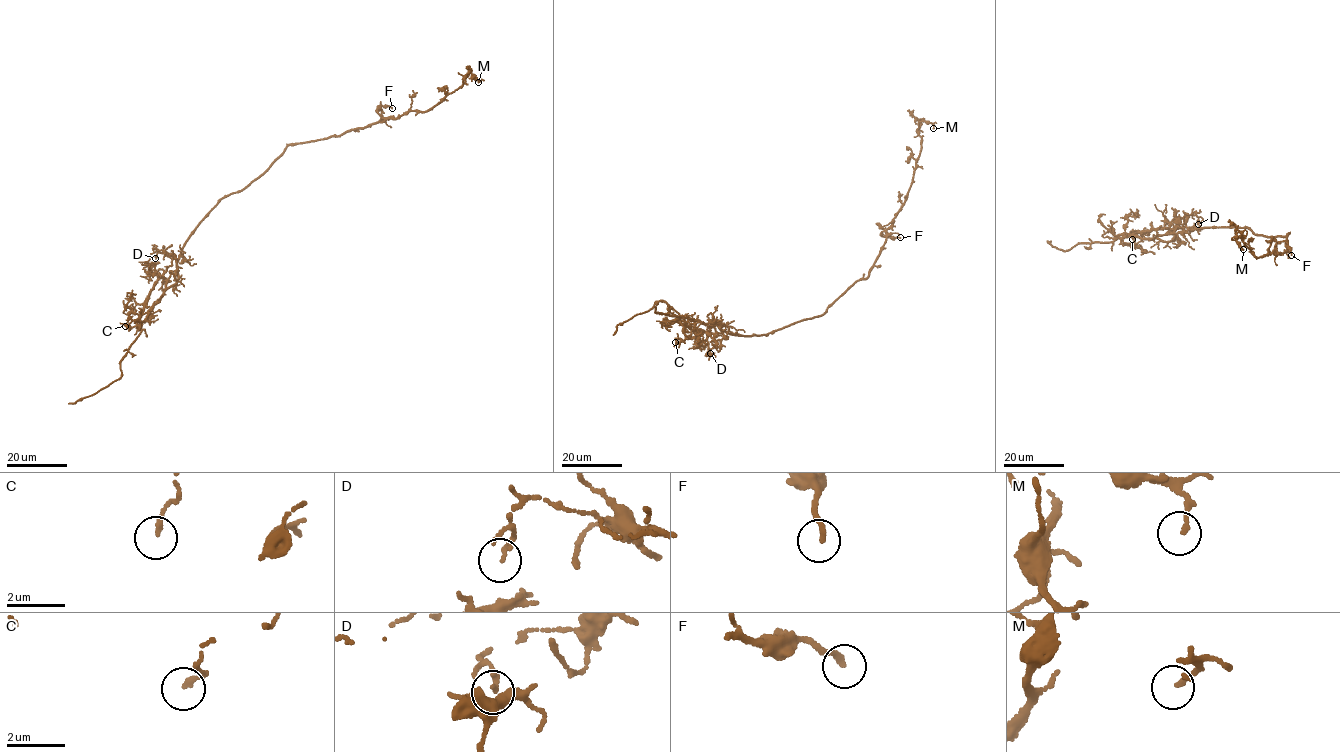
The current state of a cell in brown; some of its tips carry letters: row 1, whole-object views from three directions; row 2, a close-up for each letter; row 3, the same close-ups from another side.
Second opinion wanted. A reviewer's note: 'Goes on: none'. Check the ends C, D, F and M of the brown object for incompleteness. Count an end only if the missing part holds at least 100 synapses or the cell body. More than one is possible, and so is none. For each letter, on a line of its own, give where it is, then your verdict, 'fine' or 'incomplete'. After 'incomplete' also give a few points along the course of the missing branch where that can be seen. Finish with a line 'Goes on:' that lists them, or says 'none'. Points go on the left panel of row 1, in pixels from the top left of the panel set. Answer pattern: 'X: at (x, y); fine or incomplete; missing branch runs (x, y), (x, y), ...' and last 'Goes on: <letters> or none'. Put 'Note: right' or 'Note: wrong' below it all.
C: at (125, 326); fine
D: at (155, 258); fine
F: at (392, 108); fine
M: at (478, 82); fine
Goes on: none
Note: right

